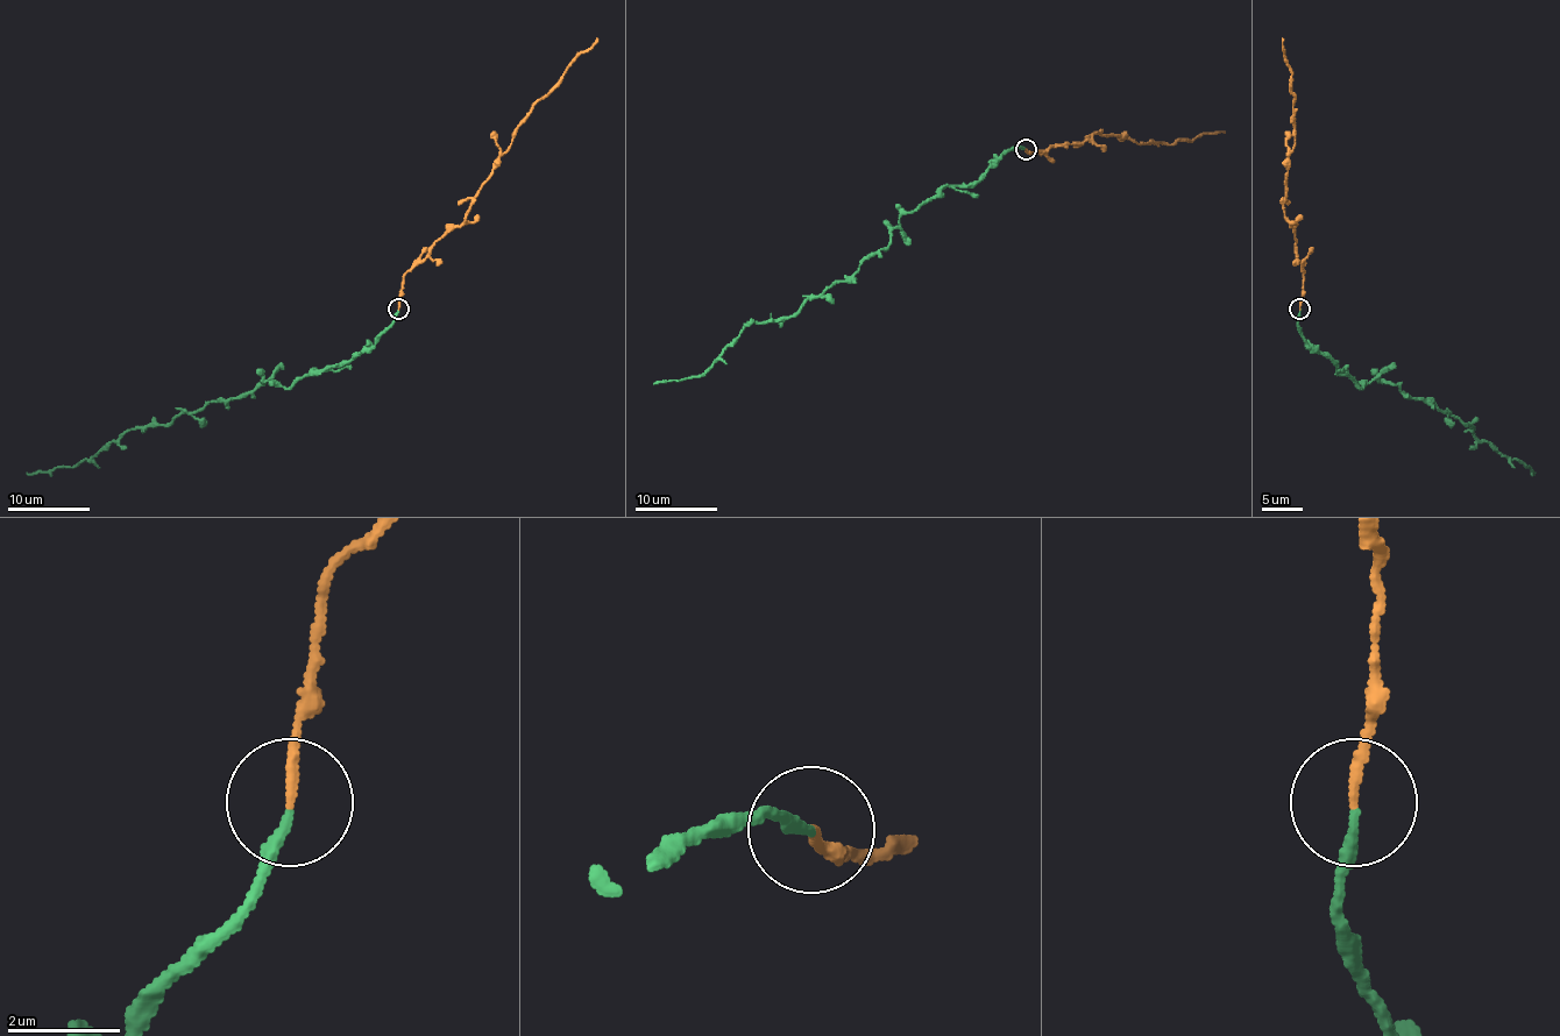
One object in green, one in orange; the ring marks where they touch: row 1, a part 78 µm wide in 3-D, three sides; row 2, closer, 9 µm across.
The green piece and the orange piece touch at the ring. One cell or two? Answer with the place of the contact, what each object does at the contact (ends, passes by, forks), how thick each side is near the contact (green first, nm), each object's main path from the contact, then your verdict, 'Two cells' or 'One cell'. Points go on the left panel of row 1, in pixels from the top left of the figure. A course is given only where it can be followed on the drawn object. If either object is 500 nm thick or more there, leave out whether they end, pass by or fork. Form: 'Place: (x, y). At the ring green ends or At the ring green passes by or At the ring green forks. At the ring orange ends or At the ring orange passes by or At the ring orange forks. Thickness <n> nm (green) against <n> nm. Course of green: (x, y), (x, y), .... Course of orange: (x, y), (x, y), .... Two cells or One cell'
Place: (398, 309). At the ring green ends. At the ring orange ends. Thickness 180 nm (green) against 180 nm. Course of green: (399, 310), (347, 361), (288, 388), (268, 380), (164, 425), (128, 428), (77, 466), (27, 472). Course of orange: (399, 307), (403, 277), (438, 240), (459, 227), (494, 162), (510, 146), (513, 129), (566, 69), (598, 38). Two cells

